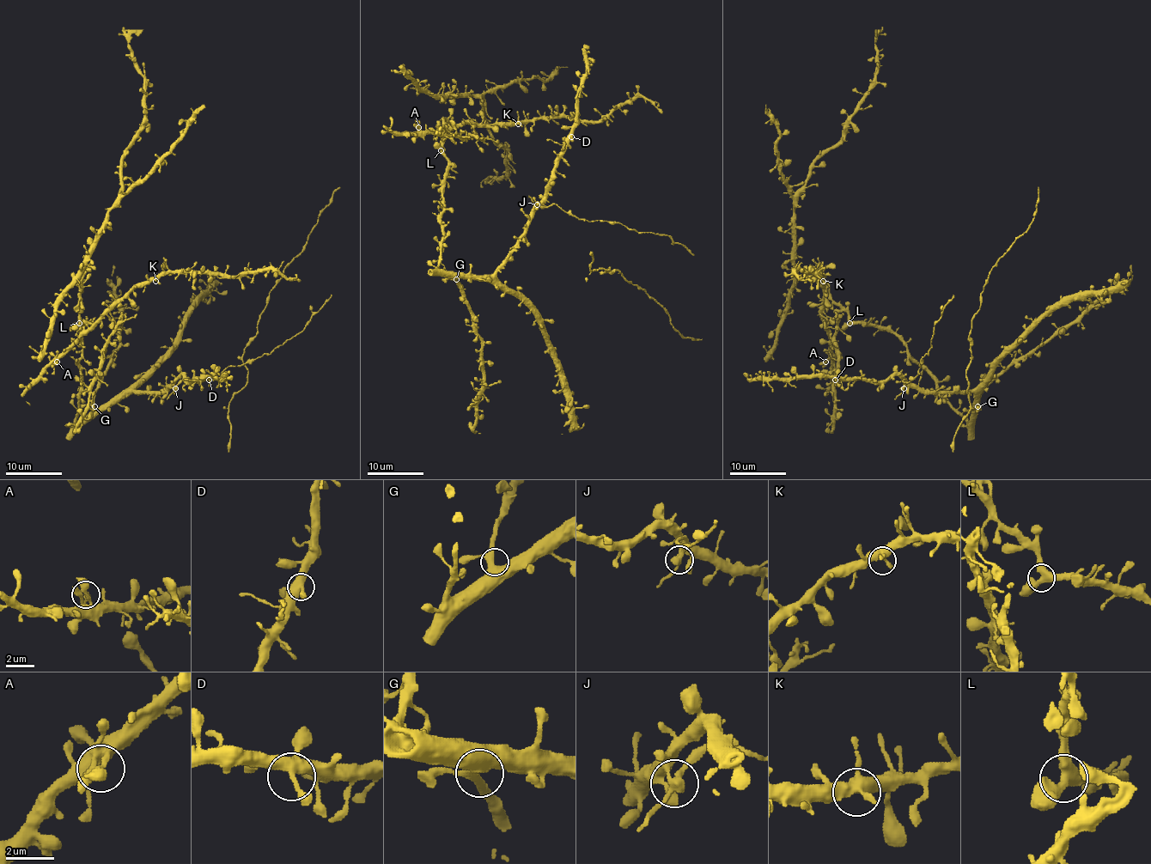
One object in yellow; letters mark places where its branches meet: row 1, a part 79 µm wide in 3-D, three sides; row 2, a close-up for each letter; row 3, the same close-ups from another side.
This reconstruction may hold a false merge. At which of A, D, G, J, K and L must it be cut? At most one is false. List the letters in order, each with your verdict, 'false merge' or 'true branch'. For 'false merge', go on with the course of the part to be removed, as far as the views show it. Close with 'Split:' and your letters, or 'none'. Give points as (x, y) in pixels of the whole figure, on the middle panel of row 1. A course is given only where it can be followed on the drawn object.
A: true branch
D: true branch
G: true branch
J: true branch
K: true branch
L: true branch
Split: none

